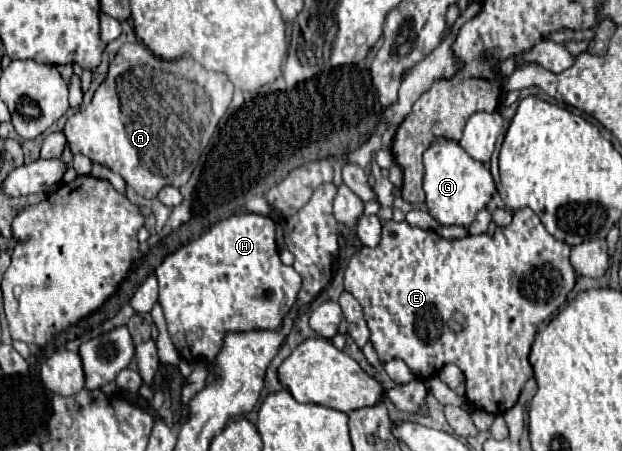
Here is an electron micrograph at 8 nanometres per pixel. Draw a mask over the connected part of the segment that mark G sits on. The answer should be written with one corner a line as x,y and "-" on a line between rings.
439,140
431,144
423,156
423,164
425,164
423,188
427,194
429,214
443,226
459,224
467,228
475,220
477,212
489,204
495,192
495,182
491,178
489,168
473,160
457,142
451,140

